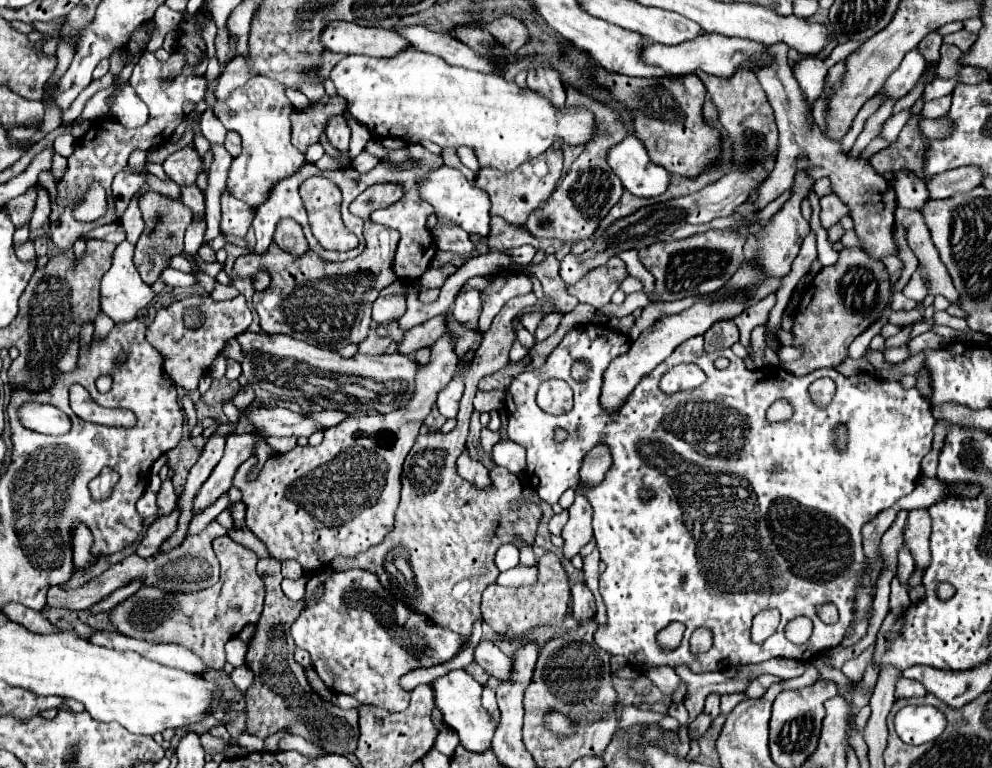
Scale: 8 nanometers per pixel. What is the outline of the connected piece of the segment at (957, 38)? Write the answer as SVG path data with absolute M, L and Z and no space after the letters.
M958 31L958 33L946 35L946 37L944 37L944 43L956 45L956 47L962 49L964 53L968 53L970 47L976 43L976 35L974 35L974 33L968 33L968 31Z

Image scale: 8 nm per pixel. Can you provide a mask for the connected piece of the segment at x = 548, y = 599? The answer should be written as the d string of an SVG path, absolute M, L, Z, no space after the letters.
M554 553L542 555L538 561L538 583L532 589L508 589L496 583L488 585L482 595L482 615L484 621L502 637L524 637L528 631L540 625L560 627L568 617L568 603L570 603L570 583L568 575Z

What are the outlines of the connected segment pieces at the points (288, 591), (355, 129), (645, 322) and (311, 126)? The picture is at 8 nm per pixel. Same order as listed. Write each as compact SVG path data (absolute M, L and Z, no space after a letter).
M304 574L298 581L292 581L284 578L281 582L281 588L286 596L294 601L302 599L306 592L306 585L312 578L312 575Z
M350 117L350 121L348 121L348 125L350 125L350 129L352 129L352 143L350 143L348 155L350 155L352 159L356 159L356 157L360 155L360 151L364 149L364 145L368 143L370 131L368 131L368 129L362 129L360 123L358 123L356 119L352 119L352 117Z
M701 296L689 297L674 302L651 302L646 307L640 317L635 321L635 325L630 329L630 339L636 341L642 331L650 328L658 319L672 314L677 314L691 307Z
M326 95L320 101L312 101L312 107L308 113L294 113L292 115L292 145L304 153L308 145L316 143L320 133L326 127L328 117L332 115L342 115L346 109L346 101L336 95L330 97Z

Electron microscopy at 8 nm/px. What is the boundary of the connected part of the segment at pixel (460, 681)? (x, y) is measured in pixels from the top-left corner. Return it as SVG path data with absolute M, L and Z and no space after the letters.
M454 669L444 677L438 677L436 681L430 683L434 691L434 707L442 711L442 717L450 729L454 729L460 737L460 745L464 745L468 751L486 751L492 743L492 735L496 729L496 723L492 717L484 711L480 705L480 695L482 695L482 685L468 675L464 669Z

